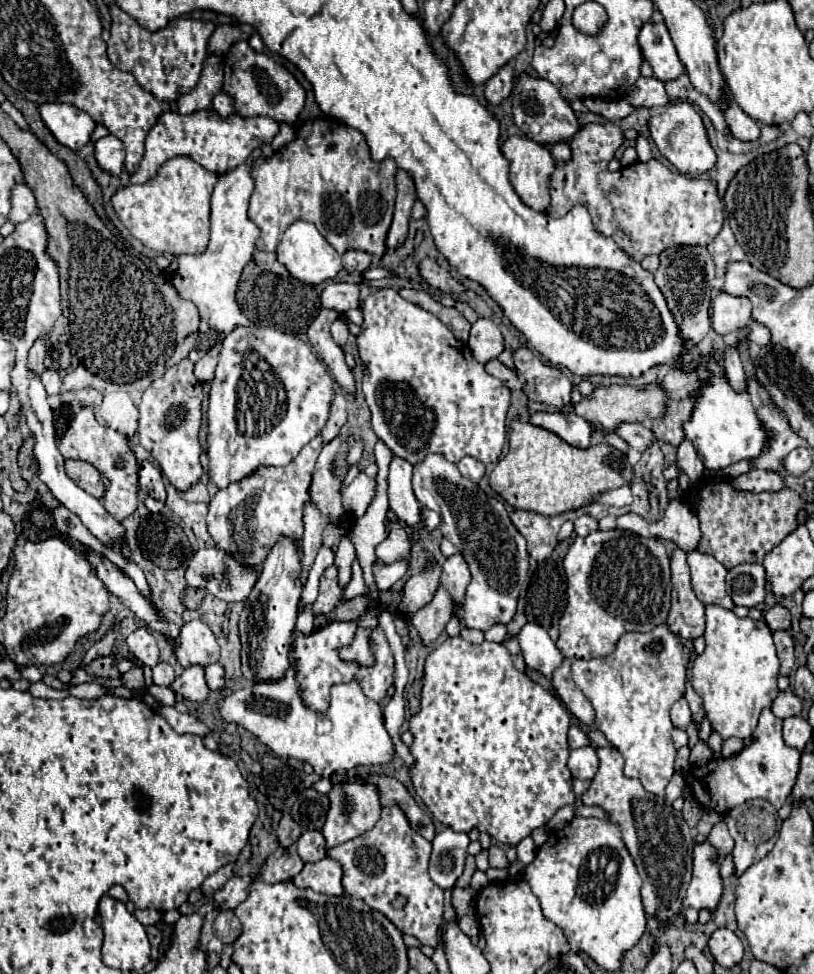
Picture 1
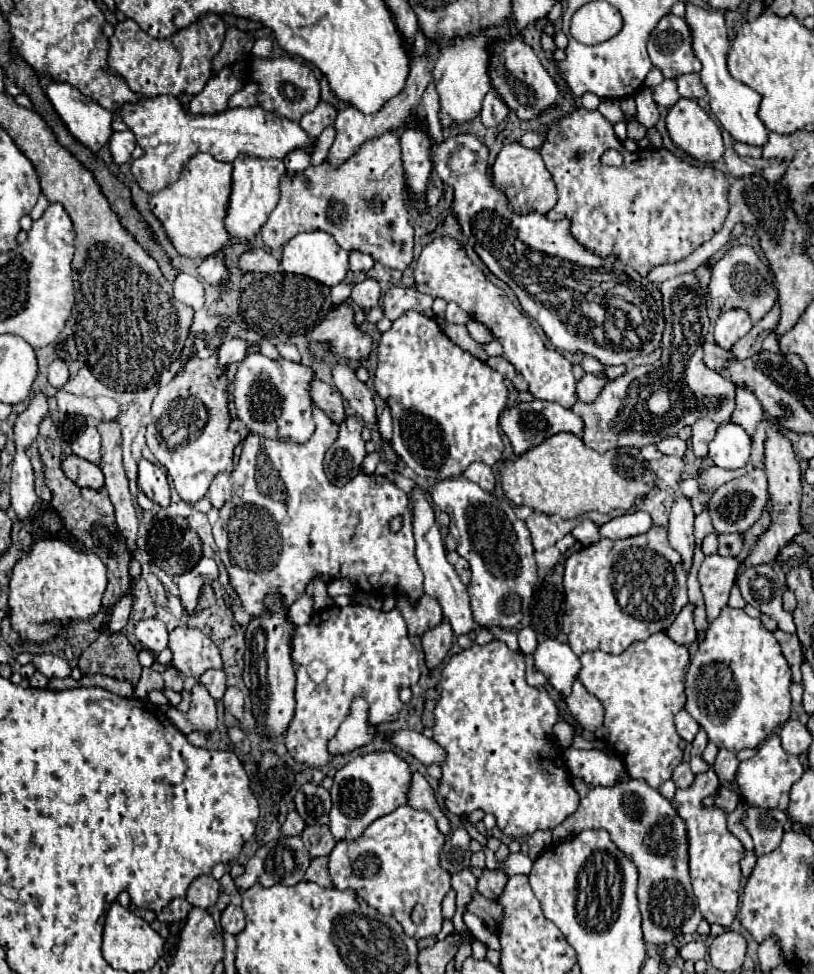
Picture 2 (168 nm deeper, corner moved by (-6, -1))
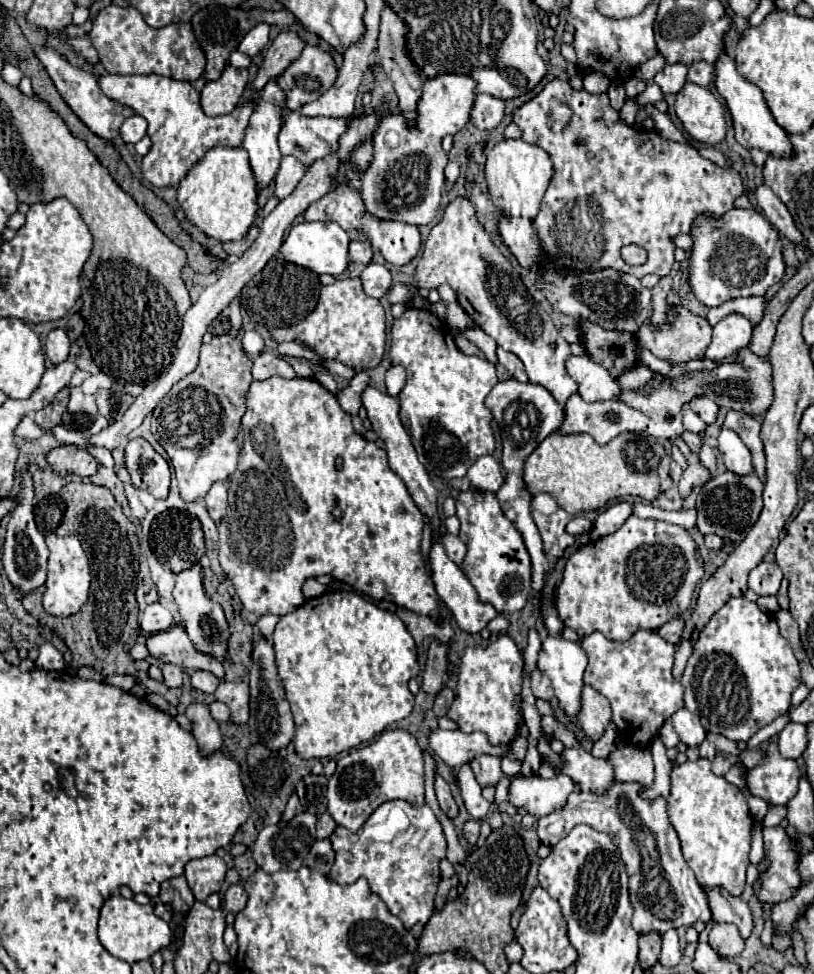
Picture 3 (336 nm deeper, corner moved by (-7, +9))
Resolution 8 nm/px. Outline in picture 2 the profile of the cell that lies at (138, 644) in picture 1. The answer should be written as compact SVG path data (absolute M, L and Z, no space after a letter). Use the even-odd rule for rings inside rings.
M145 618L137 624L135 636L143 644L143 648L159 654L167 646L167 626L159 618Z

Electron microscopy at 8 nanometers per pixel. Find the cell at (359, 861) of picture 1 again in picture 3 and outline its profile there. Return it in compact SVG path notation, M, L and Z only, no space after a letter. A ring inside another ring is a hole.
M390 800L380 804L364 826L350 832L338 826L330 836L336 852L334 866L328 874L338 884L352 884L364 876L370 890L380 896L388 910L398 916L406 928L428 924L434 912L434 900L440 884L440 860L446 858L446 838L440 820L428 804L408 806L408 802Z

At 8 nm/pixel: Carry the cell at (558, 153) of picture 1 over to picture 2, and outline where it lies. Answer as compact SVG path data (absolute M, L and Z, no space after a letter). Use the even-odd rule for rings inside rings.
M525 132L525 134L521 136L521 140L519 140L521 146L525 146L525 148L533 148L533 150L537 150L541 142L543 142L543 140L541 140L541 136L539 136L537 132Z

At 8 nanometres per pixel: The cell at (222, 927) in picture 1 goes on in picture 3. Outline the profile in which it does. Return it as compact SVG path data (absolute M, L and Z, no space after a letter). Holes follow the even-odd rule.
M232 884L232 886L226 890L226 894L224 894L222 908L224 908L224 912L238 914L240 910L244 910L246 900L248 900L248 896L246 896L246 892L244 892L242 884Z

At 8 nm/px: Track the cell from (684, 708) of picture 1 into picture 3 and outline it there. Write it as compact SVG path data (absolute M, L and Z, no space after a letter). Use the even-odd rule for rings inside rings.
M680 708L676 710L676 714L672 714L672 724L674 724L674 730L678 732L680 740L688 746L692 744L700 744L704 738L706 738L706 730L702 728L700 720L688 710L688 708Z

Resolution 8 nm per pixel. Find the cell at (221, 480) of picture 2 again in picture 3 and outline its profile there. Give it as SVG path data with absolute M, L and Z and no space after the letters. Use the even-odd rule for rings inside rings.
M226 482L212 484L210 492L206 494L206 508L208 508L210 518L214 522L220 522L220 518L226 512L226 496L228 496L228 484Z

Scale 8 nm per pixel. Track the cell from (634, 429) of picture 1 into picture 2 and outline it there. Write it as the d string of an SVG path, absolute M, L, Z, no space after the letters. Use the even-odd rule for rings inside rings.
M671 438L671 440L661 440L657 444L657 448L663 452L663 454L673 454L673 456L683 456L687 452L687 442L681 440L681 438Z

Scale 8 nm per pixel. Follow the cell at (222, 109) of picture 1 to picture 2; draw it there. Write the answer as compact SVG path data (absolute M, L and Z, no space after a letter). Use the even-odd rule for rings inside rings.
M251 82L251 84L245 84L243 90L235 92L229 100L229 108L249 108L249 106L257 106L257 92L259 92L259 86L257 82Z

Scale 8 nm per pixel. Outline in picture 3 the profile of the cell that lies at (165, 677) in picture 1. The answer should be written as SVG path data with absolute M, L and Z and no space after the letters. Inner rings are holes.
M164 664L162 668L162 674L164 674L164 684L166 686L182 686L182 680L184 680L184 672L180 666L174 666L174 664Z

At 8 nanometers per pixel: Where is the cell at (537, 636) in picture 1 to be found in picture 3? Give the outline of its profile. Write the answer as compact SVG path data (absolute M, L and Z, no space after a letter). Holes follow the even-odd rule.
M546 636L538 654L538 668L552 680L560 708L576 720L580 708L580 690L584 686L582 674L588 666L580 642L568 642L562 636Z

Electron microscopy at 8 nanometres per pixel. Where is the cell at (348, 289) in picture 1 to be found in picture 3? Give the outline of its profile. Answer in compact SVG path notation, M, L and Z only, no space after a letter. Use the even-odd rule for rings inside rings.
M368 264L360 276L364 292L372 298L382 298L392 286L392 276L382 264Z

